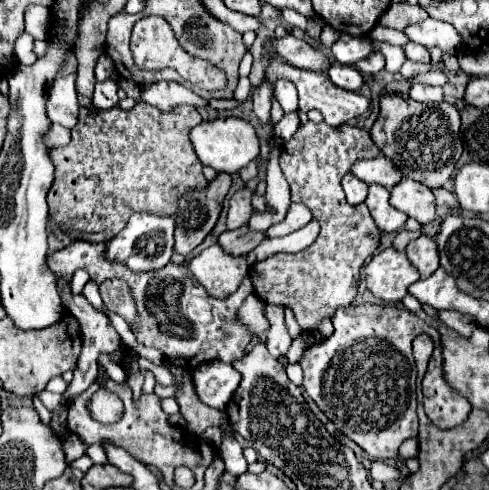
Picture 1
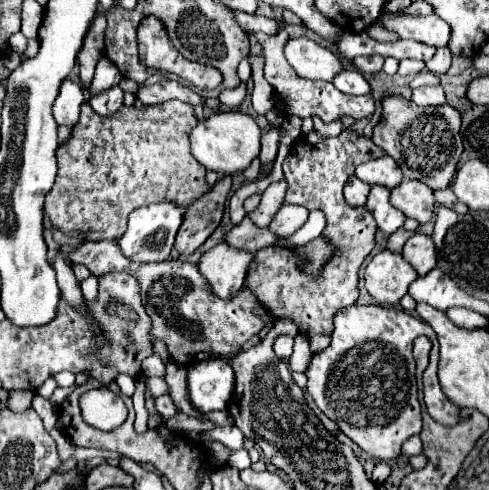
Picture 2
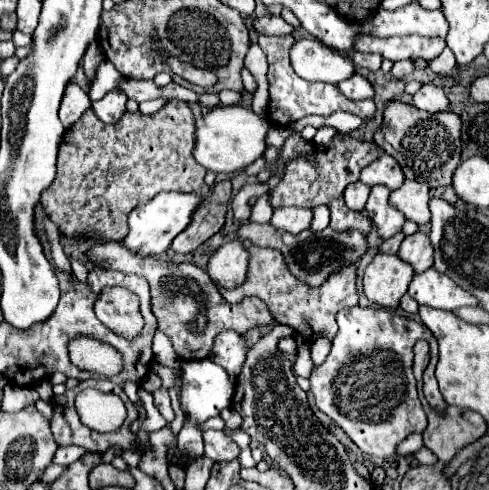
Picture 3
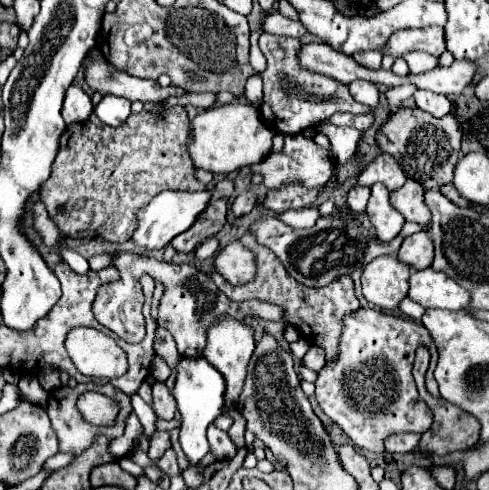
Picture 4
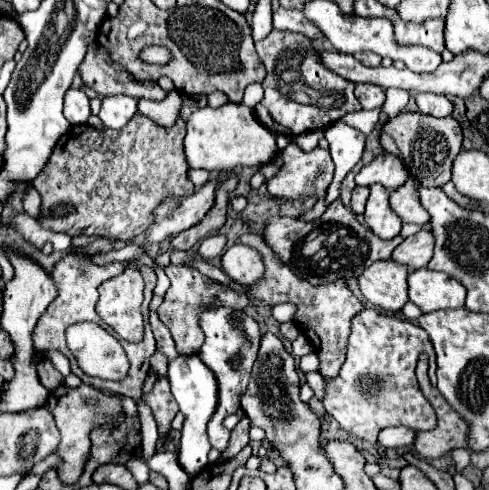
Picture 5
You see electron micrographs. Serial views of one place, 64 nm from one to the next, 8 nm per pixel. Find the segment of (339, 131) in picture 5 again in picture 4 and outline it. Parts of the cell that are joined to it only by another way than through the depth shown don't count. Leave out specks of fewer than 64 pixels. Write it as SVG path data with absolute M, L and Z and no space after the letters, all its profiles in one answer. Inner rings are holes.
M322 124L322 126L318 126L318 130L328 136L330 156L332 156L336 166L342 166L342 164L346 164L348 160L352 160L356 156L360 140L362 140L360 130L334 126L334 124Z

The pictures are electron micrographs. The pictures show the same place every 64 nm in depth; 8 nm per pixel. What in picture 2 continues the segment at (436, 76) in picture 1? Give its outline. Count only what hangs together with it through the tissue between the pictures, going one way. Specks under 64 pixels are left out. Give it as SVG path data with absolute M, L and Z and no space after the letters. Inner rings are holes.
M422 72L410 82L409 86L413 90L420 88L420 86L426 86L426 84L438 84L438 78L432 72Z

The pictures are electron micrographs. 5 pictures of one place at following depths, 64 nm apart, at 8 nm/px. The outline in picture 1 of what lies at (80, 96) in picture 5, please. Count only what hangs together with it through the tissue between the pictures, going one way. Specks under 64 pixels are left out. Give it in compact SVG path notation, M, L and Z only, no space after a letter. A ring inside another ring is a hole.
M60 76L52 84L52 96L48 98L48 116L54 124L74 128L78 122L78 94L76 94L76 76Z

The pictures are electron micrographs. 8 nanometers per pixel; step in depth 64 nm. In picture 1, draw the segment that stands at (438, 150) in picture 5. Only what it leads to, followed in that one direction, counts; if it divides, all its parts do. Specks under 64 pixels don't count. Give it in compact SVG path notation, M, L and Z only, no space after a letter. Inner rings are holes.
M384 94L380 98L380 116L370 130L376 146L400 168L406 178L432 190L444 186L456 170L456 162L462 154L462 140L458 132L460 114L452 104L420 104L400 94Z

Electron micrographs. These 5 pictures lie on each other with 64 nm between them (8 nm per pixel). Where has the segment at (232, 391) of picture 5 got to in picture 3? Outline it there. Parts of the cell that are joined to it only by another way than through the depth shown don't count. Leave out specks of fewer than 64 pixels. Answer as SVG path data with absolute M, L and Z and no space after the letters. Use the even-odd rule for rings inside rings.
M224 330L214 338L214 346L208 358L222 366L228 372L232 384L236 384L236 378L240 376L242 364L246 360L246 352L248 352L246 338L236 330ZM206 430L204 432L204 444L206 444L204 454L208 458L212 458L214 462L234 460L240 454L238 444L232 442L224 432L218 432L218 430Z

